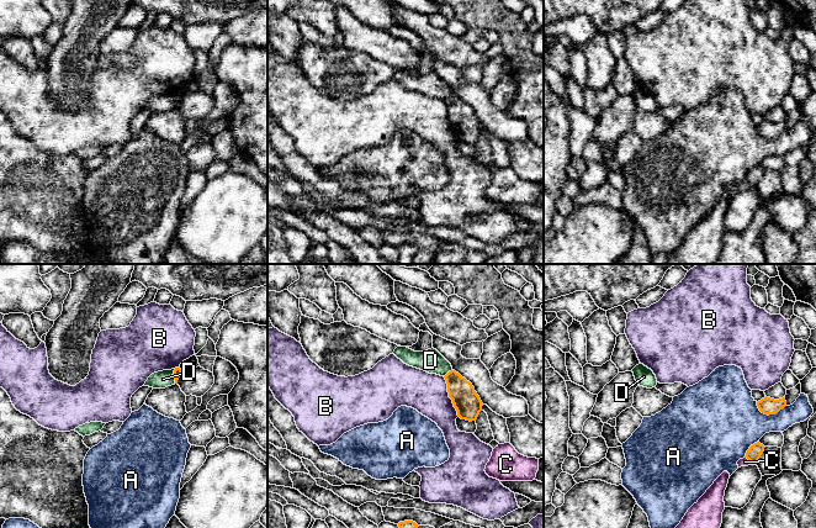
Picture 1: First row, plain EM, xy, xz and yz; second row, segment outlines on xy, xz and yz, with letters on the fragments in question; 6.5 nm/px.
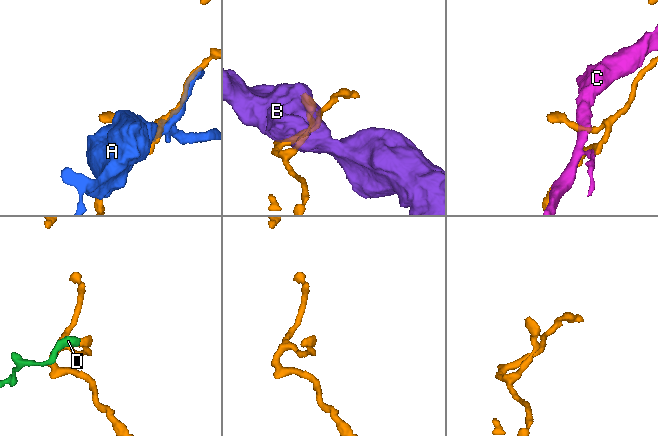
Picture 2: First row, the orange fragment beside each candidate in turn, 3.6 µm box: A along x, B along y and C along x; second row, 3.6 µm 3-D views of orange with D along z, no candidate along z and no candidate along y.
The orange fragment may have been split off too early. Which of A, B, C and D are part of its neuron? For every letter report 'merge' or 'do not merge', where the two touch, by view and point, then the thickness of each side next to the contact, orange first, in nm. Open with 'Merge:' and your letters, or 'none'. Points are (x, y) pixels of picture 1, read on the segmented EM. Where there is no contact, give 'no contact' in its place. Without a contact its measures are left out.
Merge: none
A: do not merge; contact yz (769, 413); calibres 110 and 380 nm
B: do not merge; contact xz (449, 396); calibres 170 and 260 nm
C: do not merge; contact yz (750, 460); calibres 90 and 60 nm
D: do not merge; contact xz (448, 373); calibres 170 and 150 nm

